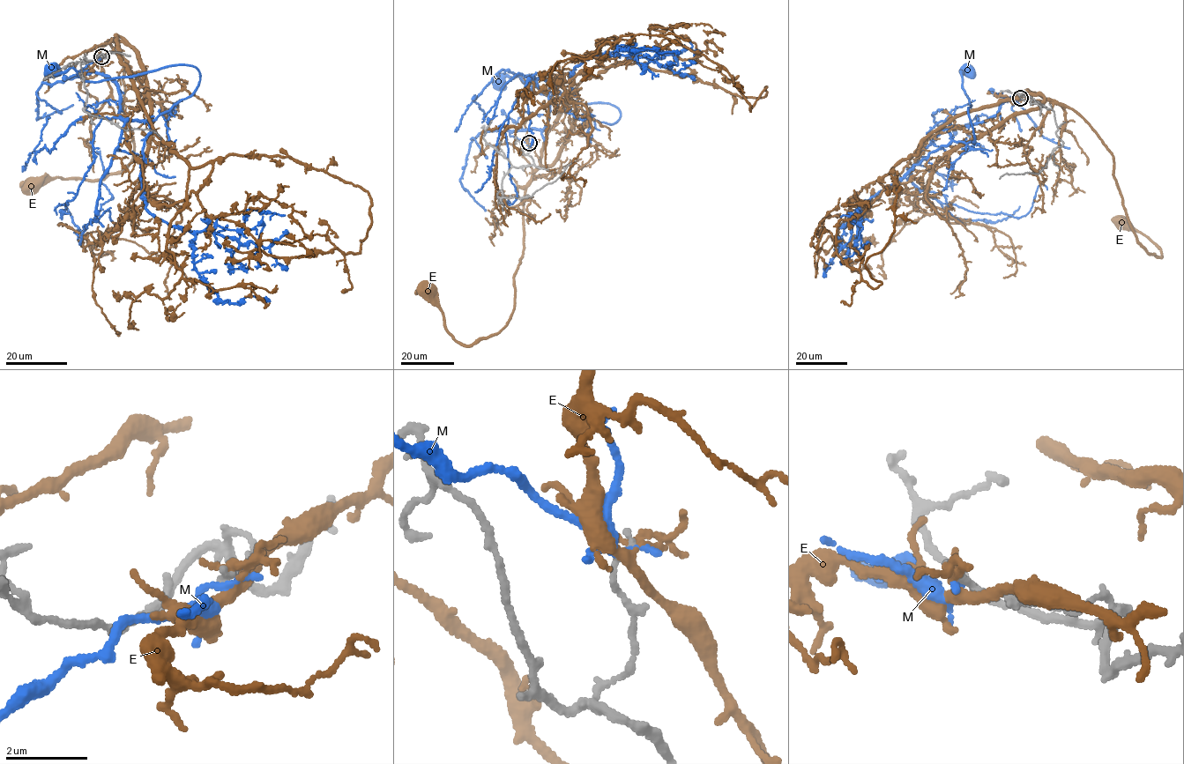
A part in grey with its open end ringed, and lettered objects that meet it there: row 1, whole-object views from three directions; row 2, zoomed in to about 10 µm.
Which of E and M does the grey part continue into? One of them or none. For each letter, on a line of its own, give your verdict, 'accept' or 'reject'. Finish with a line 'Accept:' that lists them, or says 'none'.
E: reject
M: reject
Accept: none

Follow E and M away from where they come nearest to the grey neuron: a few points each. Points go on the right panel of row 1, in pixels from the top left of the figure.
E: (1021, 99), (1056, 101), (1088, 123), (1113, 155), (1113, 178), (1137, 243), (1160, 256), (1143, 233), (1120, 221)
M: (1021, 99), (1004, 101), (980, 122), (949, 129), (954, 140), (974, 141), (963, 87), (966, 69)

